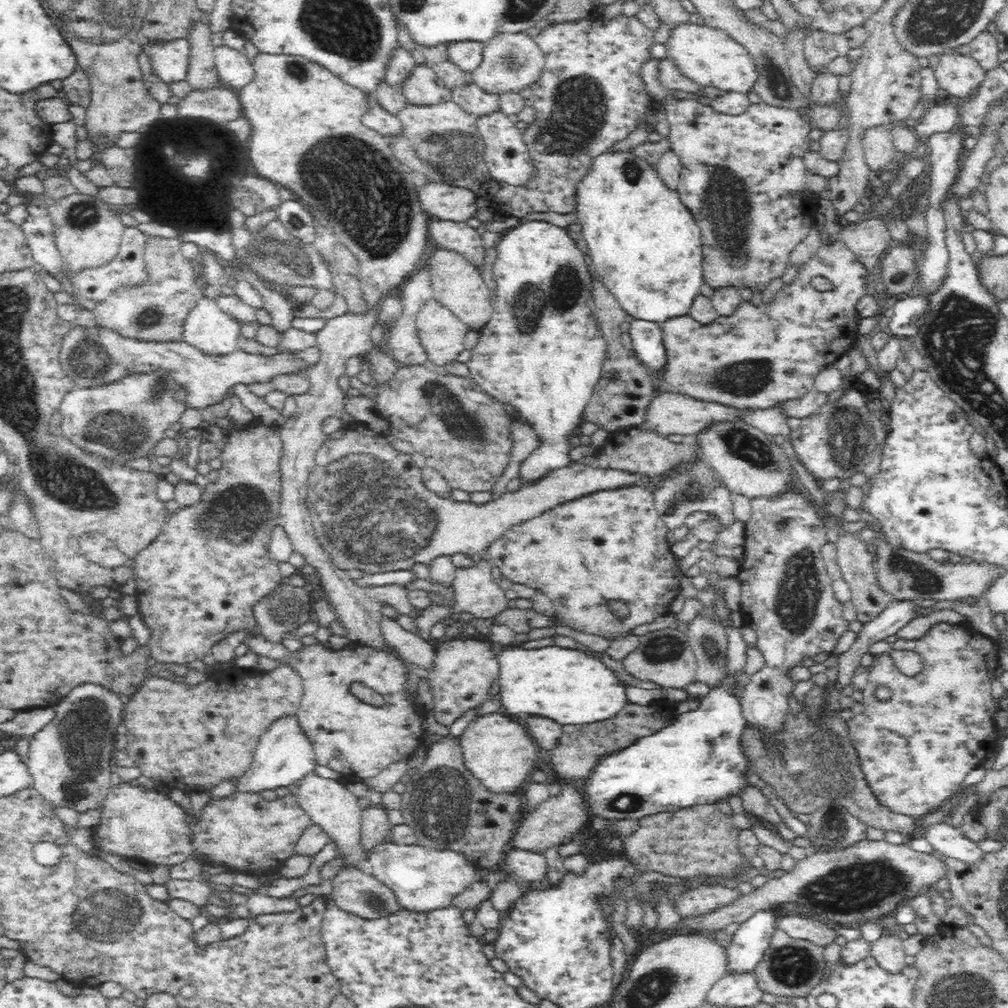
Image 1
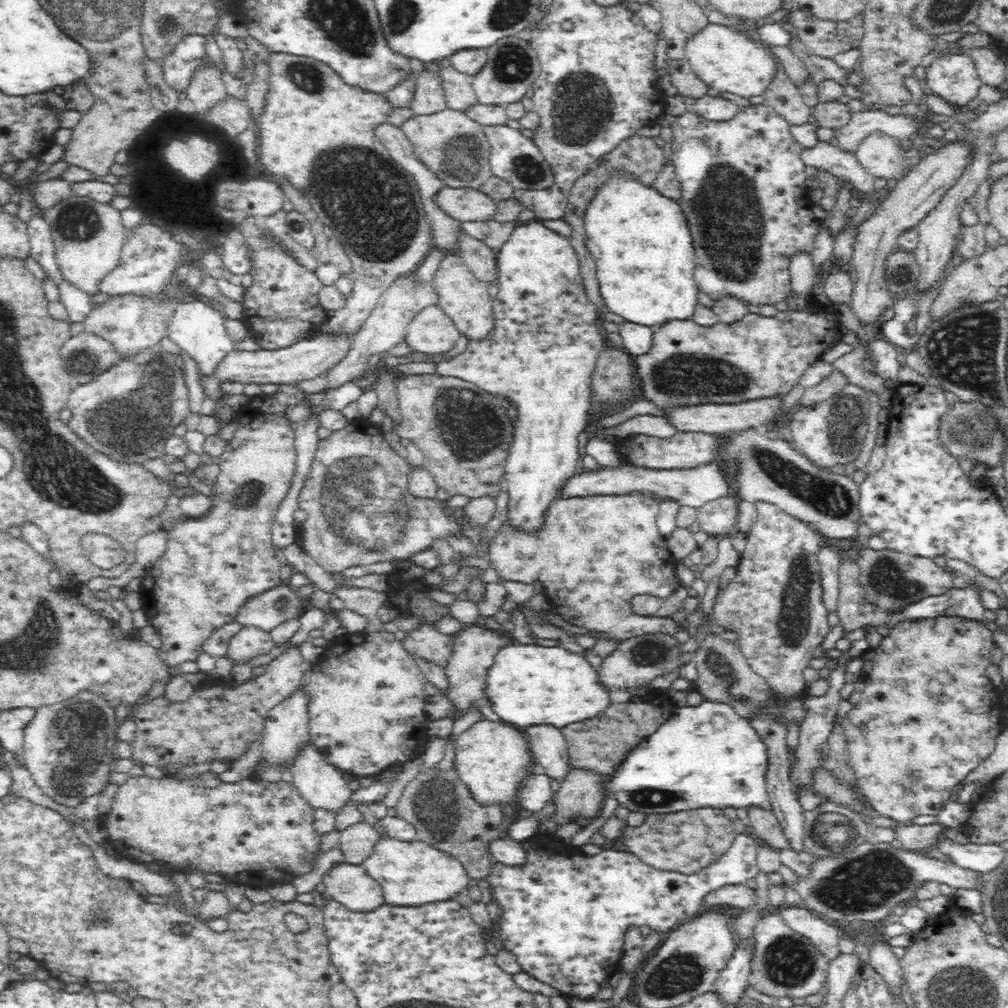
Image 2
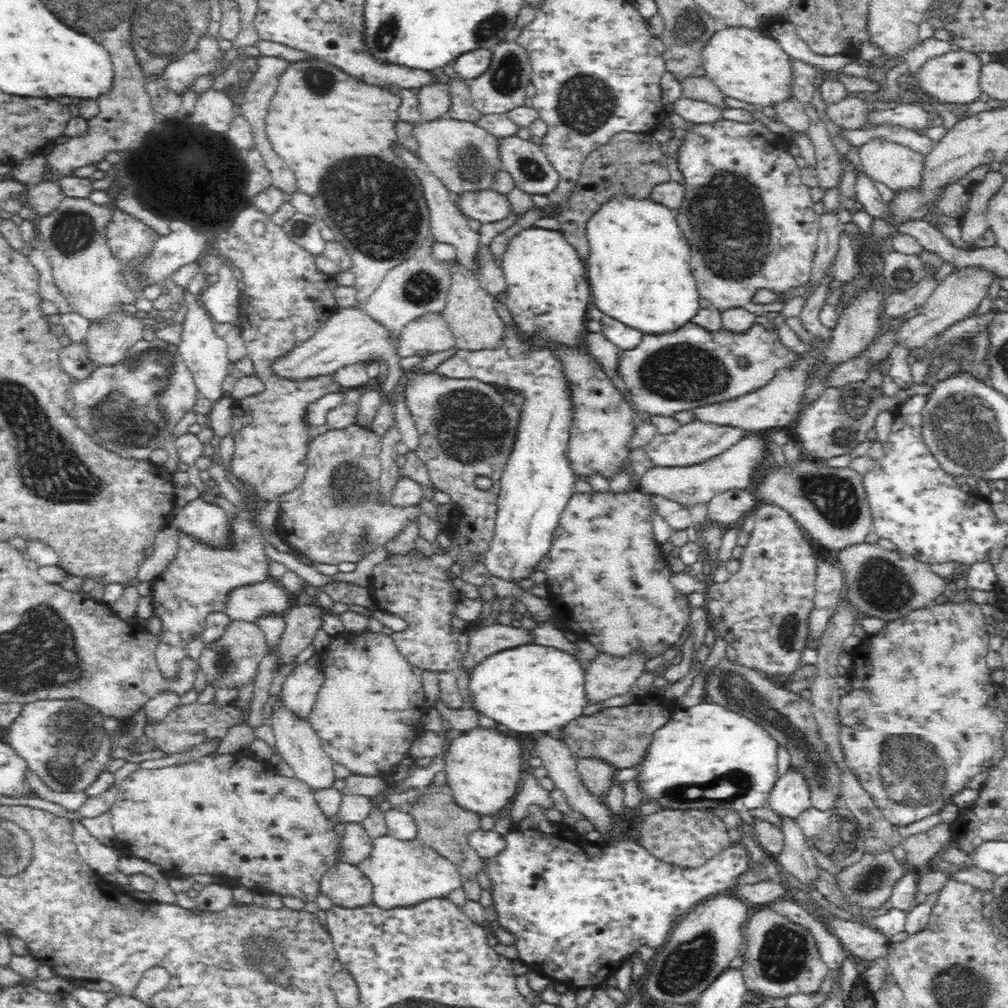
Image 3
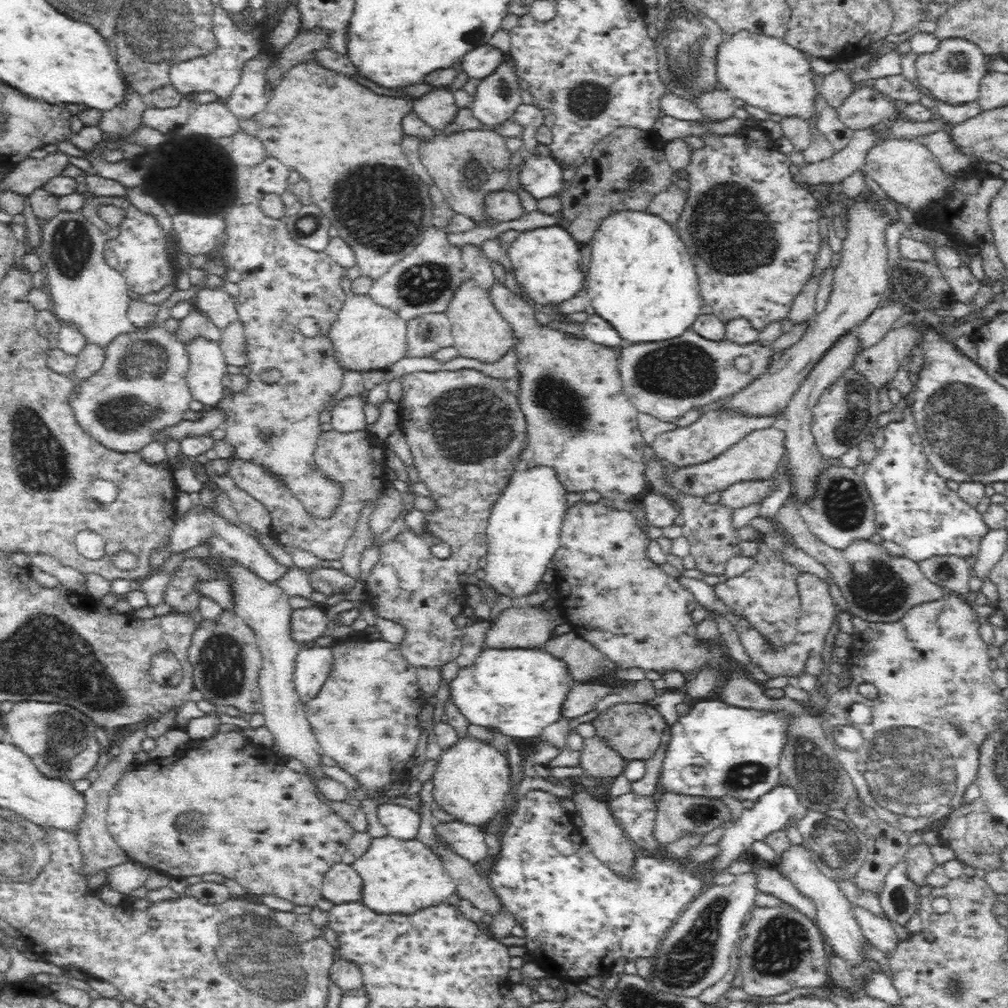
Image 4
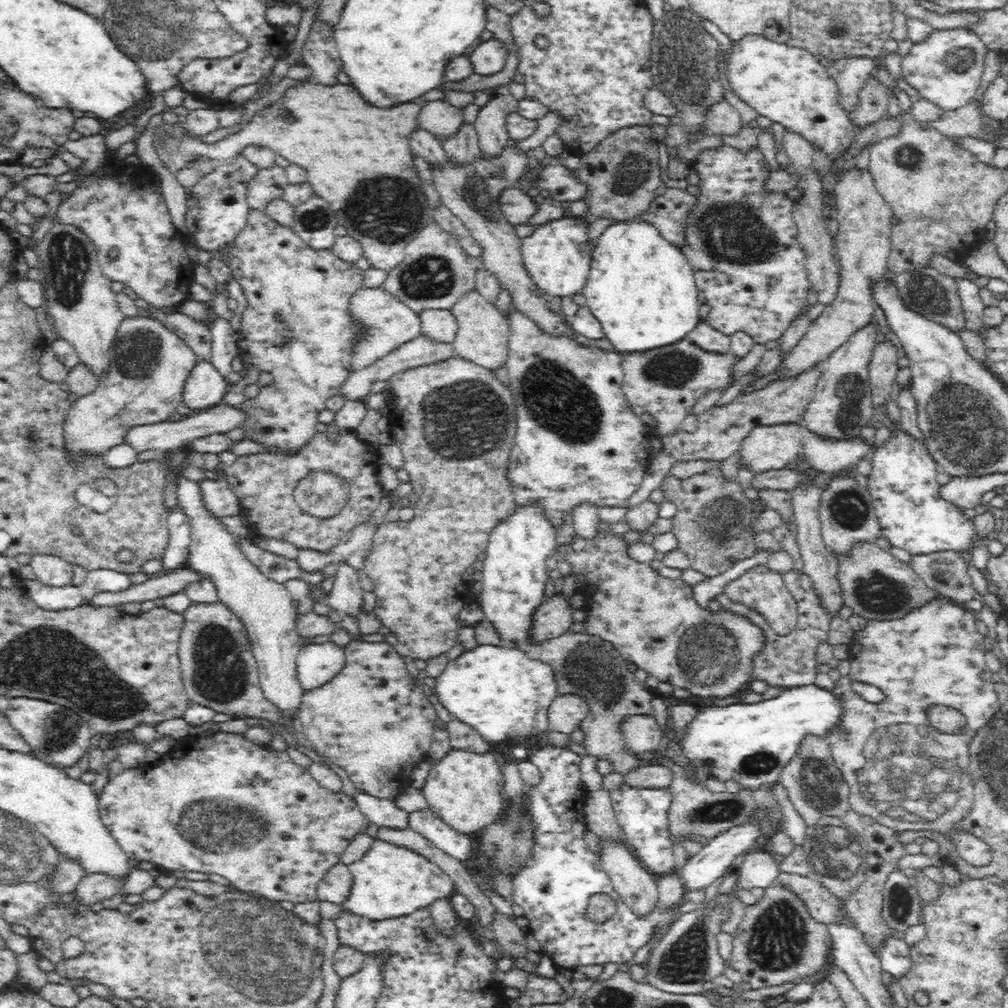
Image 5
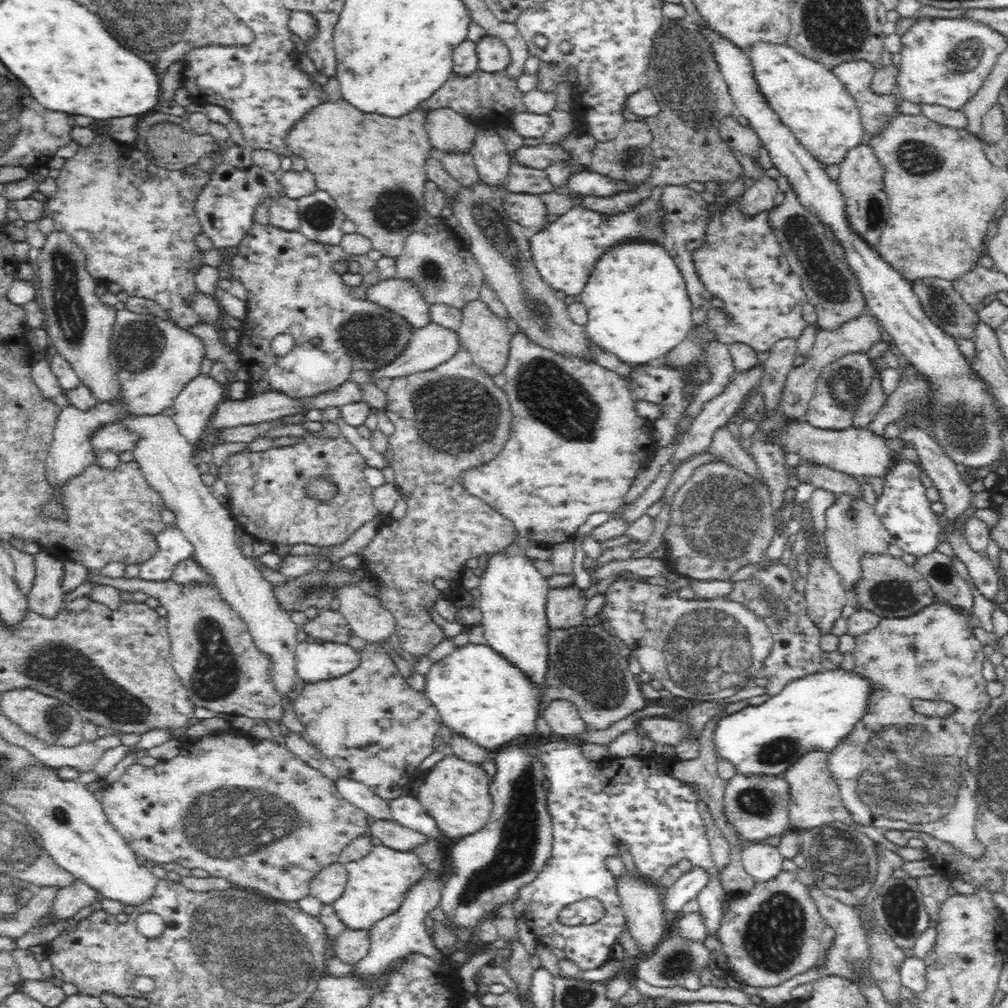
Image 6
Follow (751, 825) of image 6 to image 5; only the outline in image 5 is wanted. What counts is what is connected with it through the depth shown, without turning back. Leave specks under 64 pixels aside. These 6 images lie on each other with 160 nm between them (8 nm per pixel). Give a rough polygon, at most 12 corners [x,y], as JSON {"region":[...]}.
{"region":[[664,756],[673,774],[667,829],[678,874],[688,860],[686,836],[709,840],[766,807],[781,814],[770,786],[714,793],[690,782]]}

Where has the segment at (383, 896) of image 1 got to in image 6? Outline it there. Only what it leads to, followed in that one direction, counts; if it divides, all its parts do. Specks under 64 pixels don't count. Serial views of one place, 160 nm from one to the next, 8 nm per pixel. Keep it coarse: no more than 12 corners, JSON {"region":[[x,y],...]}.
{"region":[[340,862],[322,868],[310,895],[324,905],[342,896],[348,871]]}

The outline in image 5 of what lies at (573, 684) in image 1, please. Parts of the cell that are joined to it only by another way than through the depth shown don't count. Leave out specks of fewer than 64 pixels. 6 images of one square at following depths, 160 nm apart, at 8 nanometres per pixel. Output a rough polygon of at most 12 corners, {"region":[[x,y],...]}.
{"region":[[478,645],[433,688],[486,742],[544,735],[554,667]]}

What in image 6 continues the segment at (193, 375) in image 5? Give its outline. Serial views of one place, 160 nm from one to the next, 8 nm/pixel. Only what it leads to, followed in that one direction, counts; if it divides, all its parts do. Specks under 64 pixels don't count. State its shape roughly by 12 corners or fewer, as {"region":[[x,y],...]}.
{"region":[[198,373],[174,400],[172,419],[198,442],[229,392],[212,373]]}

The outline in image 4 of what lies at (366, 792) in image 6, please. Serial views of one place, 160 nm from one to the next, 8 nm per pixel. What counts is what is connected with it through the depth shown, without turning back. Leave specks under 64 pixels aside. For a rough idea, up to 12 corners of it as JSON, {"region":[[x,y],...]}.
{"region":[[397,804],[378,808],[388,835],[412,840],[420,830],[418,811]]}

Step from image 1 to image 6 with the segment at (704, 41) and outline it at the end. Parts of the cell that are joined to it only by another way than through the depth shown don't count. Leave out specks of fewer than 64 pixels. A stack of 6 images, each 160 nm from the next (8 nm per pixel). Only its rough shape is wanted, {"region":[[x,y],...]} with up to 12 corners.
{"region":[[786,43],[745,50],[758,92],[820,164],[861,144],[856,102]]}

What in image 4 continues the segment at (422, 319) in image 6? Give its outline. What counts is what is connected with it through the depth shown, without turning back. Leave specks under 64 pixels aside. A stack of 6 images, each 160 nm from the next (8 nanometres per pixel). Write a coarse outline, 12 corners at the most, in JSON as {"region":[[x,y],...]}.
{"region":[[348,293],[327,340],[337,366],[386,370],[406,323]]}

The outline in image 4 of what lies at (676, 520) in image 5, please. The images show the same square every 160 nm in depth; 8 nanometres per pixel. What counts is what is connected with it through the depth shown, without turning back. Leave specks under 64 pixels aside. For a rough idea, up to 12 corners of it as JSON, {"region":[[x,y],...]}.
{"region":[[643,449],[645,478],[670,498],[684,520],[694,569],[724,573],[739,555],[735,511],[703,498],[676,495],[664,466]]}

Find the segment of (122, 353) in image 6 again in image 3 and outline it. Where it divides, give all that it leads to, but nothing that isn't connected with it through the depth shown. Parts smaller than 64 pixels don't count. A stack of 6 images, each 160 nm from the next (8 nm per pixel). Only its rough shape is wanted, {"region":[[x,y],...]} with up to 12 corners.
{"region":[[136,342],[70,389],[94,442],[149,461],[198,389],[176,345]]}

